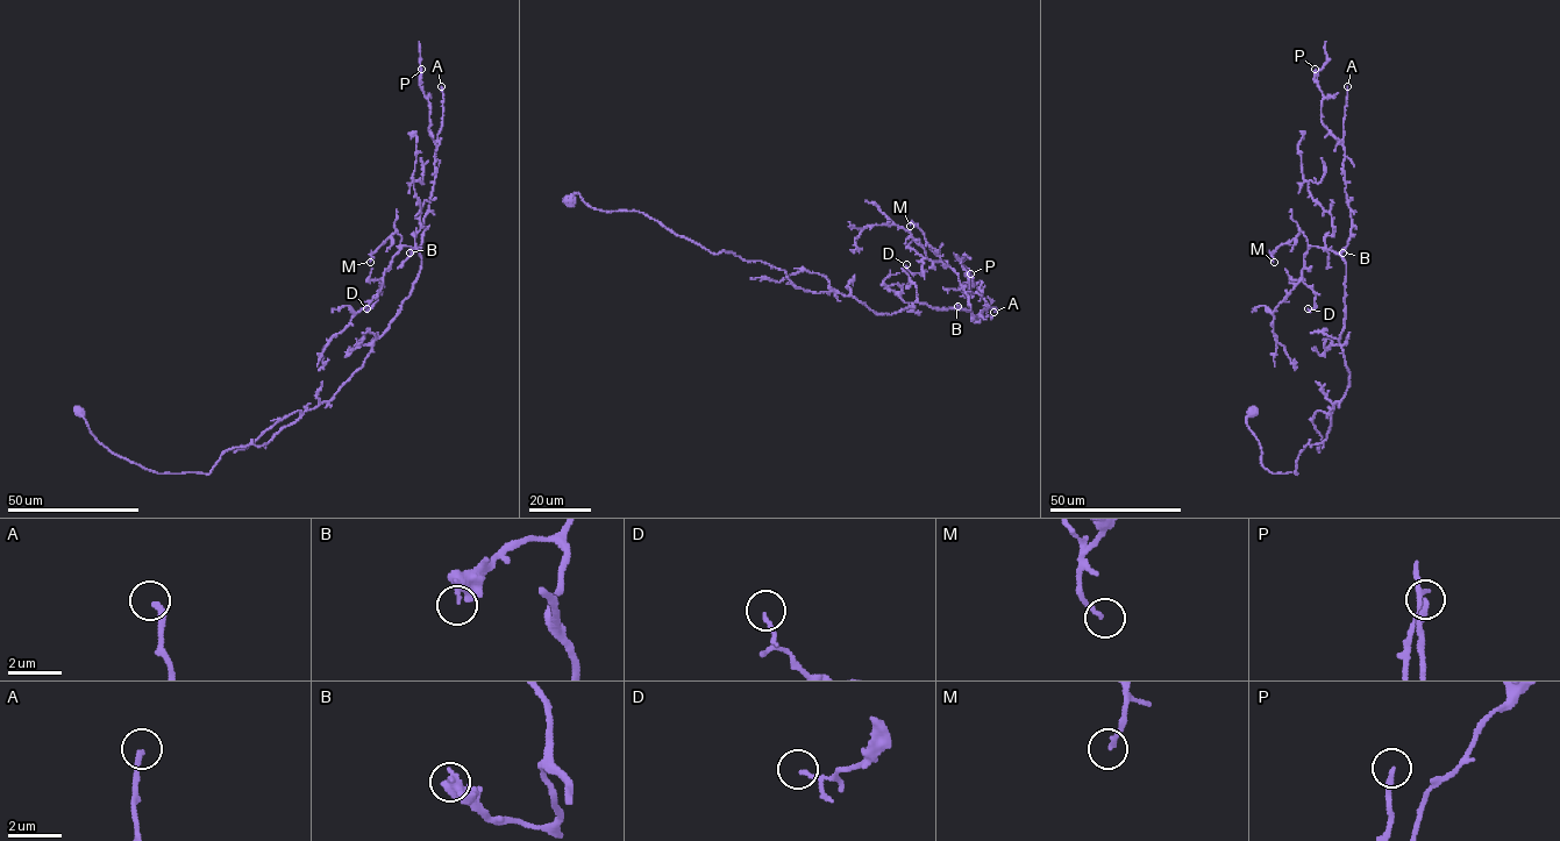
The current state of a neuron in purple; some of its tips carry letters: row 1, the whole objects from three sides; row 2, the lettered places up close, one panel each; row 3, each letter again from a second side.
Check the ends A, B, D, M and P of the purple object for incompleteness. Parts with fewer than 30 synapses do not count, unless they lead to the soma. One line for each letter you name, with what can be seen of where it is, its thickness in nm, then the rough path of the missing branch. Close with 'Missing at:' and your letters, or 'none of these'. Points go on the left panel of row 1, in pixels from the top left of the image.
A: at (441, 86); 180 nm thick; missing branch runs (441, 86), (435, 30), (425, 14)
P: at (421, 69); 170 nm thick
Missing at: A, P

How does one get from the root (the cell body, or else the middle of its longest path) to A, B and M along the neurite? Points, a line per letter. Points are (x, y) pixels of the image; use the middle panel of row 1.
A: (569, 200), (643, 213), (711, 252), (762, 261), (796, 287), (852, 296), (878, 314), (916, 301), (994, 312)
B: (569, 200), (643, 213), (878, 314), (970, 309), (957, 306)
M: (569, 200), (643, 213), (878, 314), (970, 309), (910, 226)

